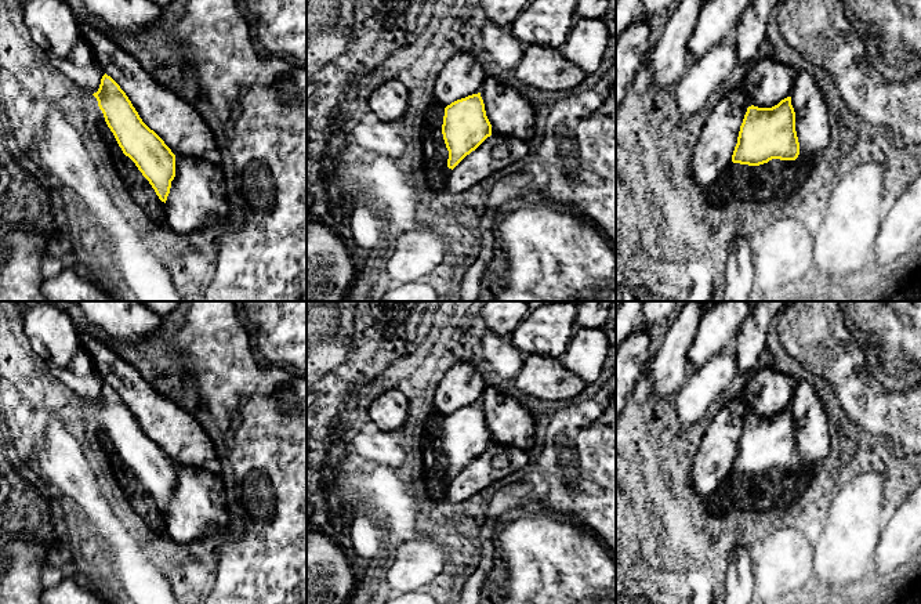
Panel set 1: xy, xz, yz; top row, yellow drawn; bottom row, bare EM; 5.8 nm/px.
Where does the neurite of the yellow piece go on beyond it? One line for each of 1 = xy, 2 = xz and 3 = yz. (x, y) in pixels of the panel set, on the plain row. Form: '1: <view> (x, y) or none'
1: none
2: none
3: none

